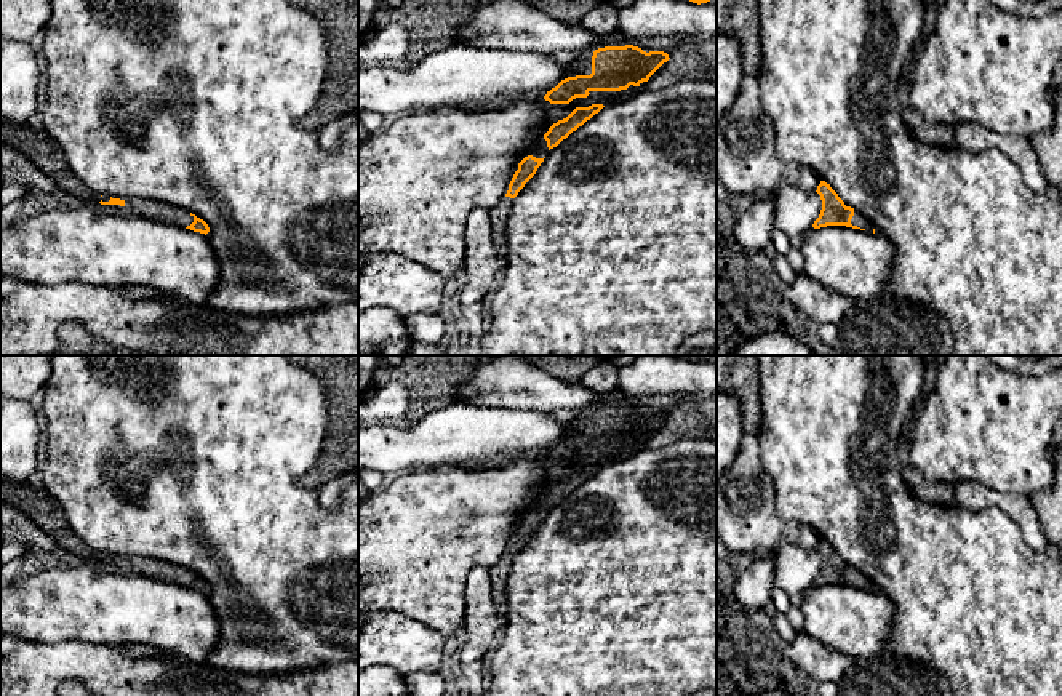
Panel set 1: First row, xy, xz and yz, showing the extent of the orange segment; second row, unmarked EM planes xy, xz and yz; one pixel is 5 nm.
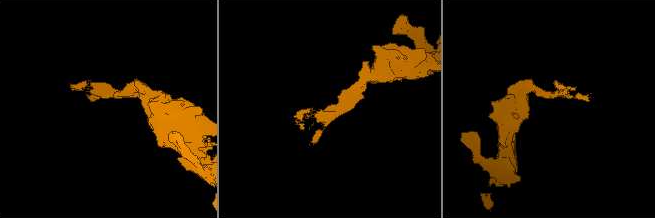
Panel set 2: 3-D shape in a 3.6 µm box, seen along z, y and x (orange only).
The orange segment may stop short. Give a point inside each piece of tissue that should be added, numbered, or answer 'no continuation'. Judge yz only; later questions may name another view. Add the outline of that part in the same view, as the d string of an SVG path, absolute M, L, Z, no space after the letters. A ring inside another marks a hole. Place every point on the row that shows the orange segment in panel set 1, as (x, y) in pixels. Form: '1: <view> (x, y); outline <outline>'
1: yz (858, 220); outline M854 211L851 224L857 226L860 229L865 229L867 232L873 232L873 229L875 229L875 226L868 219L865 219L864 216L860 216L857 211Z

